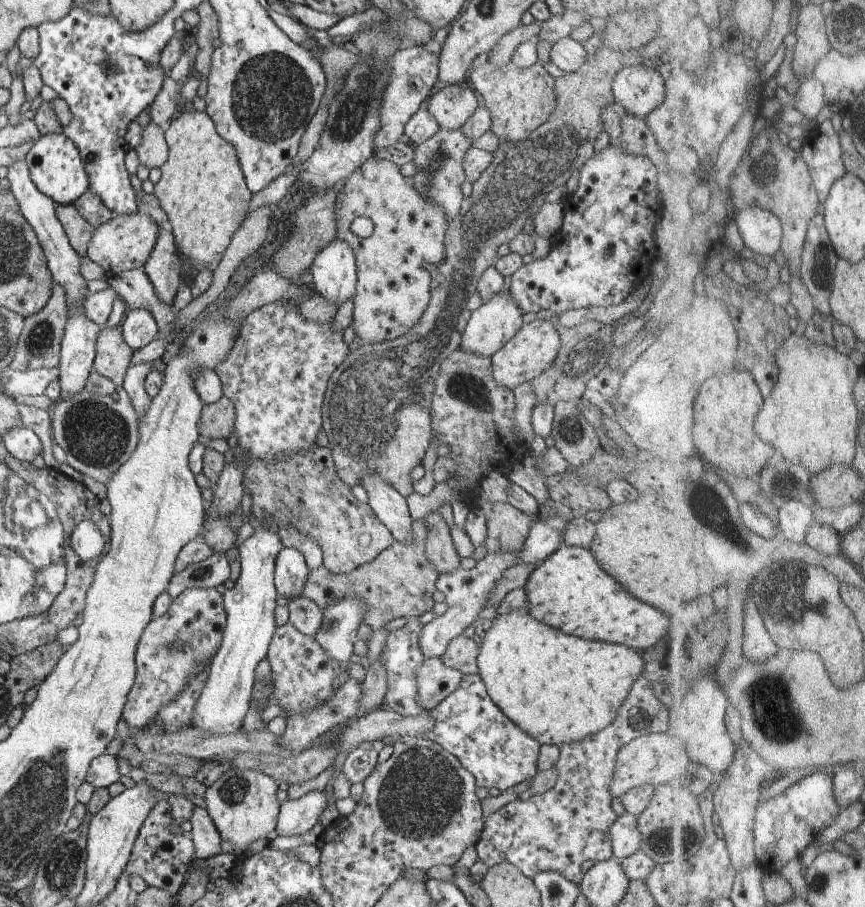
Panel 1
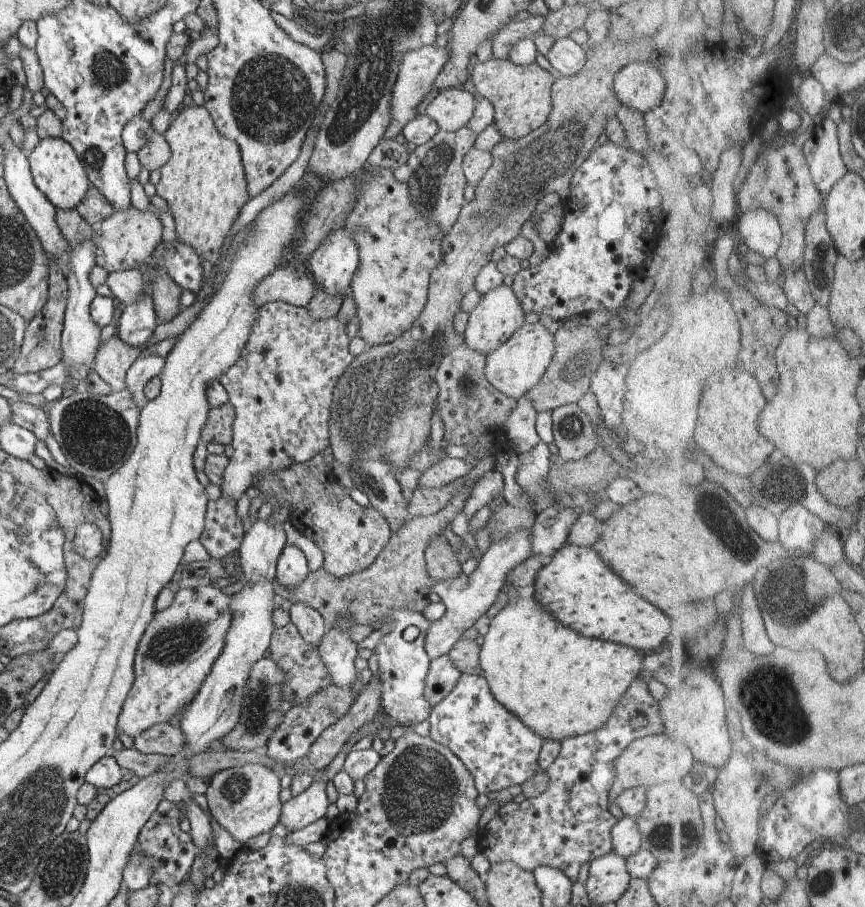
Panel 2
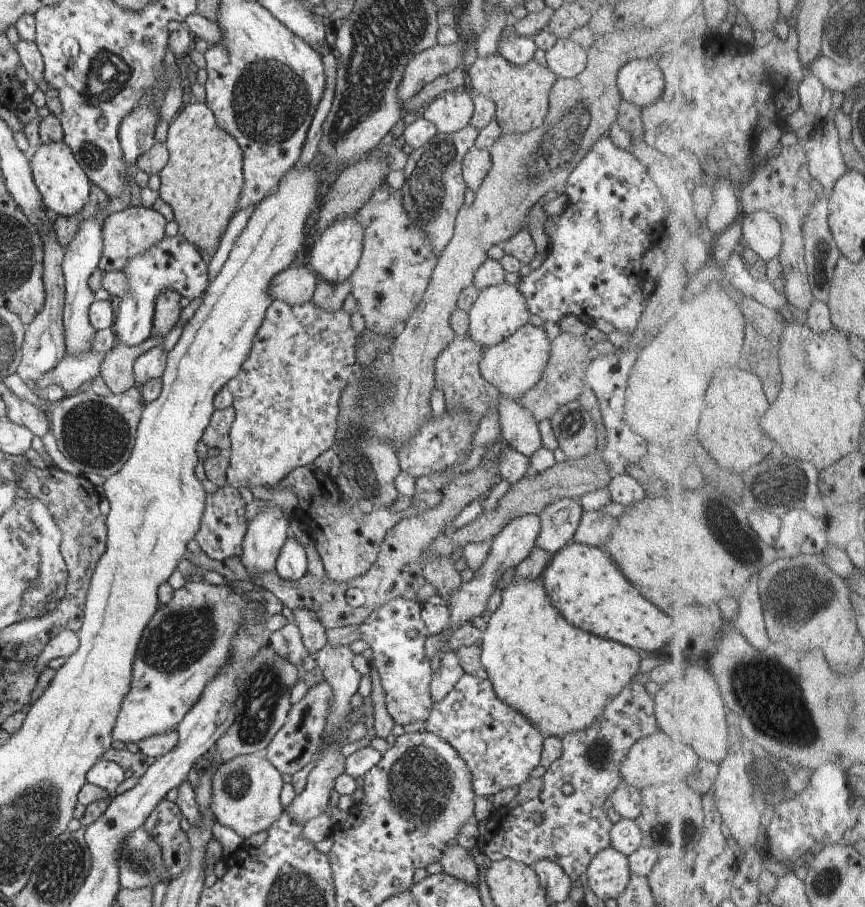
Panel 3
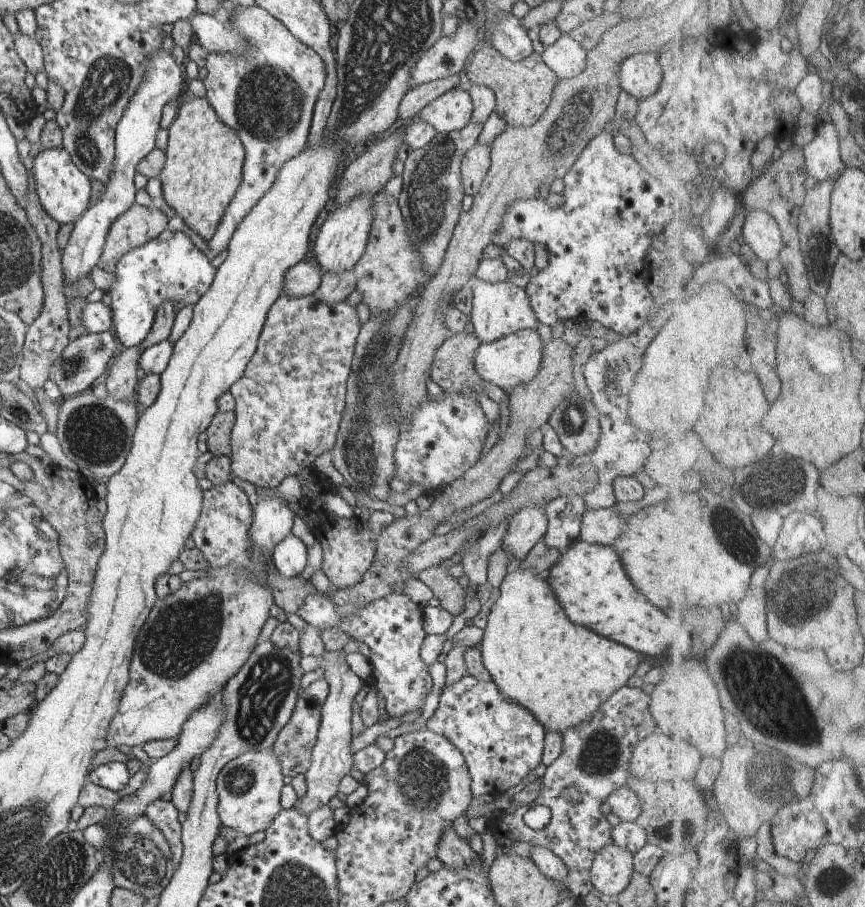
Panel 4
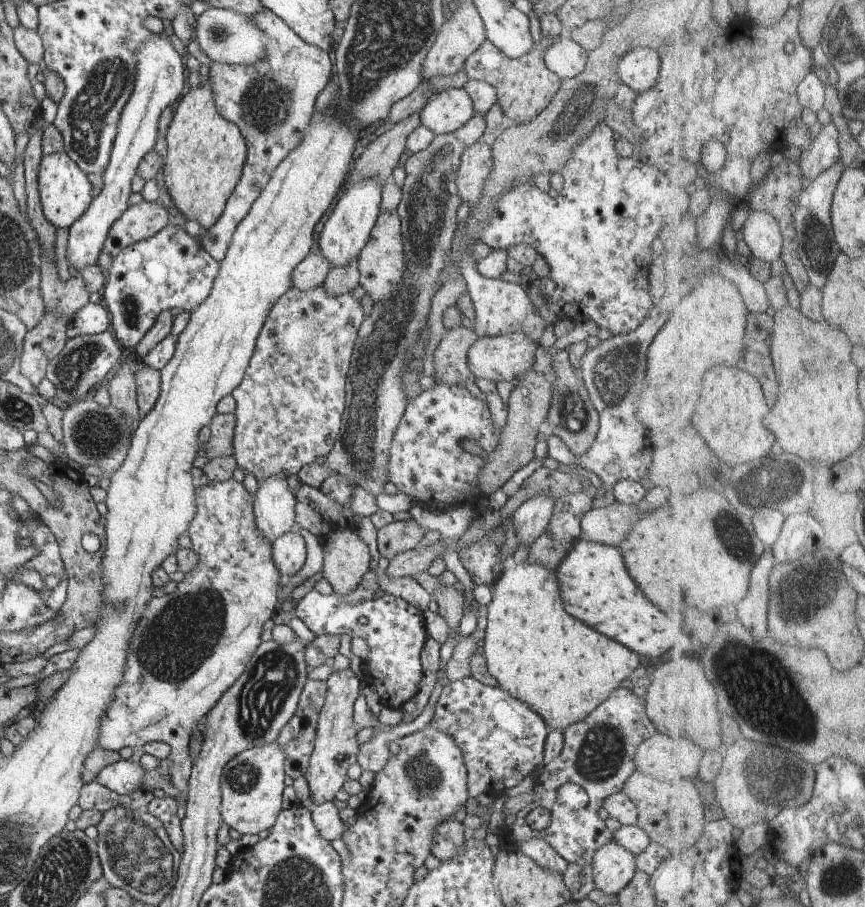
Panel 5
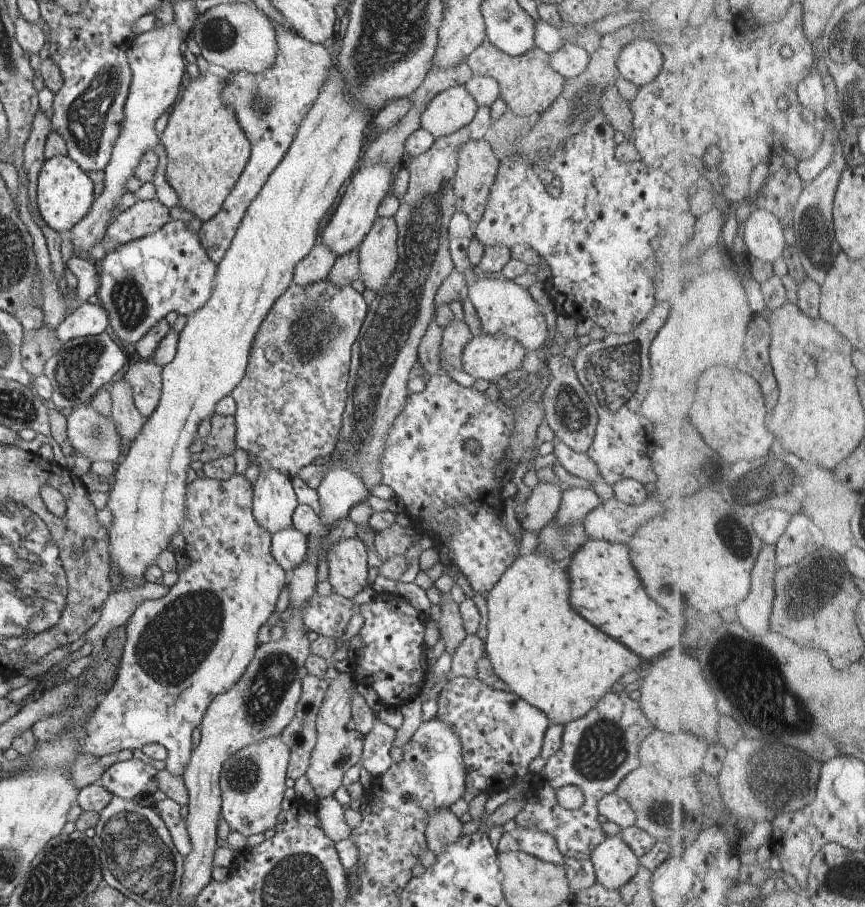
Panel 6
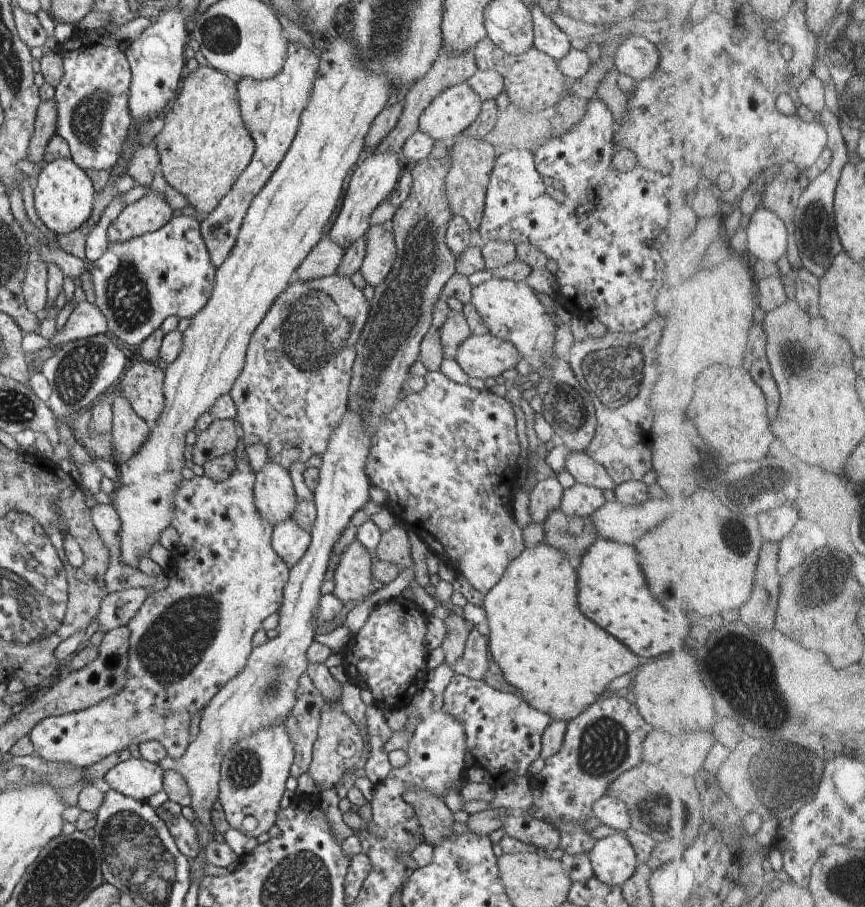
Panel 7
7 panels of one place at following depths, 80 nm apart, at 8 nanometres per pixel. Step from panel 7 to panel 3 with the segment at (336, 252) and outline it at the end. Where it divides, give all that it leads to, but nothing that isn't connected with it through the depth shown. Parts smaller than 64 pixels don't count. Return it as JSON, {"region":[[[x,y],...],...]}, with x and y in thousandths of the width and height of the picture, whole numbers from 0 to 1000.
{"region":[[[334,293],[314,307],[310,322],[312,329],[347,337],[362,331],[368,312],[366,302],[356,294]]]}

